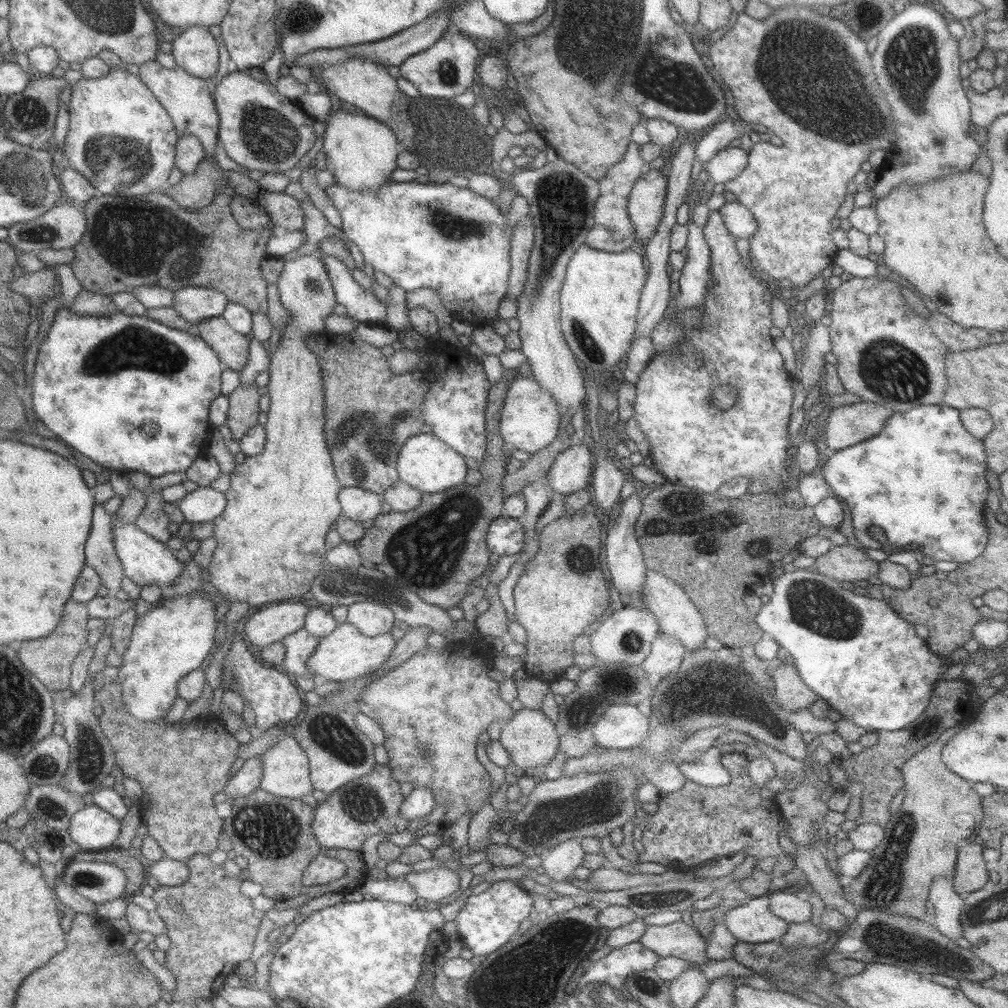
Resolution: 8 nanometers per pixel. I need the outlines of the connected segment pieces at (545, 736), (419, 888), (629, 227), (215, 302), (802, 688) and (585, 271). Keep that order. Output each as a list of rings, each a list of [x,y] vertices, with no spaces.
[[[523,709],[516,711],[510,720],[502,724],[499,741],[508,751],[511,761],[527,774],[538,774],[539,769],[547,765],[560,748],[560,738],[554,721],[542,709]]]
[[[434,867],[421,872],[410,871],[404,878],[414,887],[420,898],[428,902],[439,902],[460,888],[457,871],[448,867]]]
[[[610,192],[600,196],[595,205],[595,224],[606,226],[616,242],[624,238],[637,240],[636,229],[627,210],[628,204],[629,200]]]
[[[186,286],[174,291],[172,307],[189,323],[197,324],[204,319],[220,316],[229,300],[220,289]]]
[[[784,662],[771,672],[776,695],[776,702],[788,713],[810,708],[819,700],[804,681],[800,679],[795,663]]]
[[[582,244],[568,262],[564,284],[560,292],[561,329],[566,343],[586,373],[596,375],[616,368],[631,350],[636,332],[636,318],[641,294],[649,273],[644,270],[642,254],[632,249],[620,252],[602,251]]]

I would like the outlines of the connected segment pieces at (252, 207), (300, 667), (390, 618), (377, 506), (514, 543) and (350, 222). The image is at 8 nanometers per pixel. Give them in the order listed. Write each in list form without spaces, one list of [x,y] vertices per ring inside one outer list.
[[[234,194],[229,206],[234,219],[244,229],[270,227],[272,236],[274,236],[274,224],[268,212],[259,204],[258,200],[251,200],[251,198],[244,195]]]
[[[304,627],[288,636],[284,636],[281,640],[286,645],[285,658],[281,662],[281,670],[283,672],[292,673],[295,677],[306,679],[314,679],[315,674],[308,669],[308,658],[312,656],[312,652],[316,650],[316,646],[320,644],[317,636],[312,636]]]
[[[370,600],[352,604],[348,608],[347,622],[366,636],[387,634],[397,625],[395,613],[387,605]]]
[[[358,486],[342,487],[338,498],[343,514],[359,523],[375,520],[376,516],[383,512],[380,496]]]
[[[502,514],[488,526],[487,546],[500,557],[519,554],[525,548],[525,528],[519,519]]]
[[[394,180],[384,182],[374,192],[362,192],[362,194],[350,190],[350,188],[334,184],[326,189],[326,194],[328,194],[329,200],[332,200],[332,205],[341,215],[341,229],[345,232],[347,238],[350,238],[360,248],[366,263],[370,264],[374,270],[380,270],[380,272],[384,272],[386,276],[392,278],[394,288],[405,293],[418,290],[418,288],[432,288],[432,290],[438,292],[443,306],[447,308],[454,319],[473,324],[474,326],[479,320],[492,320],[492,318],[496,318],[498,306],[505,299],[504,296],[506,296],[509,287],[511,240],[513,236],[513,229],[510,229],[512,224],[508,223],[507,214],[502,214],[496,201],[481,196],[480,193],[474,192],[467,186],[458,188],[450,183],[422,184],[416,181],[398,182]]]

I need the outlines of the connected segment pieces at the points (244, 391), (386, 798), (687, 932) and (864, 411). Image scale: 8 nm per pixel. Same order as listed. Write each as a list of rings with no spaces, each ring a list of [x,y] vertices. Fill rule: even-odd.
[[[256,382],[250,386],[240,385],[227,397],[229,398],[229,411],[226,424],[232,431],[232,439],[240,442],[241,438],[258,424],[260,414],[260,393]]]
[[[376,764],[368,776],[352,780],[338,790],[334,790],[328,798],[315,808],[312,831],[316,840],[326,849],[348,849],[360,851],[362,844],[373,834],[393,835],[406,830],[409,820],[400,815],[404,802],[404,794],[400,783],[392,779],[390,767]]]
[[[683,921],[662,926],[647,925],[638,941],[659,957],[677,956],[697,964],[710,961],[706,954],[707,940]]]
[[[862,400],[856,404],[838,405],[830,412],[827,424],[822,428],[821,432],[826,440],[825,444],[829,450],[839,451],[853,444],[858,444],[863,440],[868,440],[868,438],[876,436],[884,428],[886,420],[894,413],[892,408],[886,407],[886,405],[864,402]]]

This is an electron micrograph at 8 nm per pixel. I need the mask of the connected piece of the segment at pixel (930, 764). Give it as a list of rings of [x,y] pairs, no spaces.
[[[962,720],[958,722],[956,726],[952,726],[952,728],[948,728],[948,730],[944,731],[932,744],[925,746],[922,750],[919,750],[917,753],[912,755],[912,758],[908,759],[904,766],[902,766],[902,777],[904,777],[904,786],[906,790],[905,797],[903,799],[903,803],[900,807],[900,810],[892,813],[891,820],[888,824],[885,824],[885,836],[883,842],[878,845],[873,850],[873,856],[868,863],[868,866],[855,878],[855,880],[848,886],[844,886],[843,893],[844,896],[852,902],[852,904],[856,905],[858,910],[862,908],[874,908],[874,910],[880,910],[880,912],[888,912],[888,914],[900,914],[900,916],[910,916],[912,918],[918,919],[927,919],[926,917],[926,902],[929,902],[928,890],[930,890],[930,886],[932,886],[932,882],[934,882],[934,878],[938,878],[938,876],[954,876],[954,872],[956,872],[956,862],[957,862],[957,854],[958,854],[958,841],[967,839],[971,836],[974,829],[980,826],[980,823],[984,820],[984,812],[982,812],[982,797],[974,790],[973,785],[969,783],[967,780],[960,778],[957,774],[954,774],[952,770],[948,770],[946,768],[946,764],[944,764],[944,760],[942,760],[942,748],[946,746],[946,743],[956,734],[962,727],[966,728],[968,725],[968,720]]]

